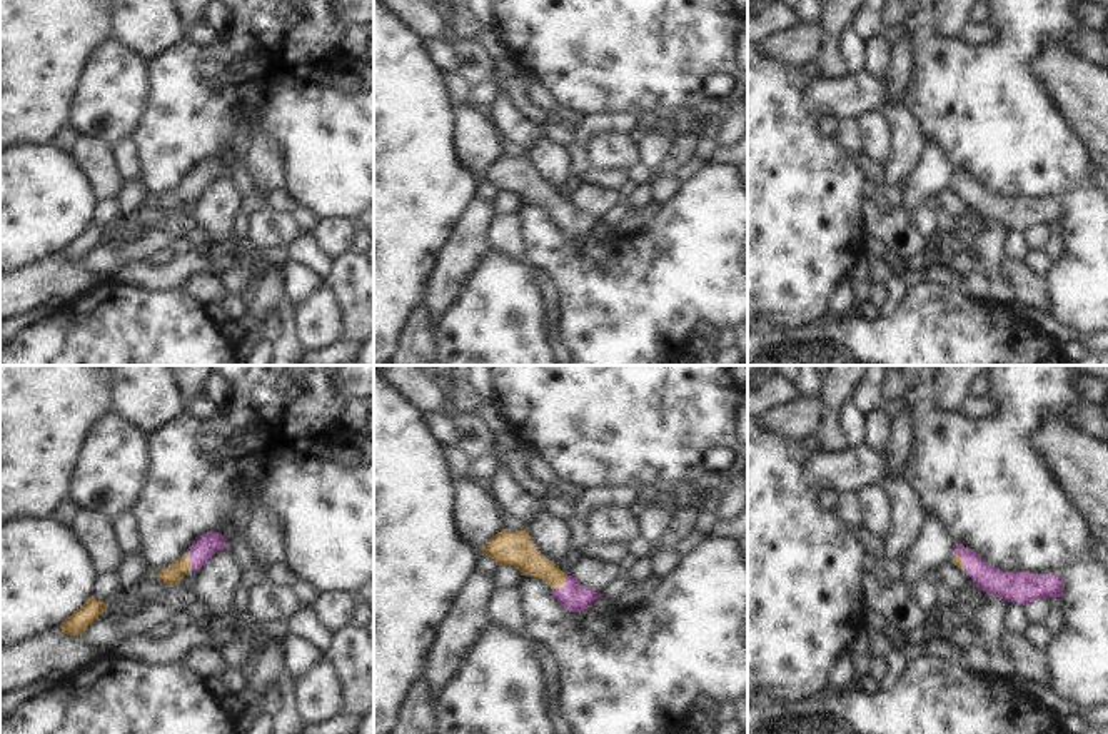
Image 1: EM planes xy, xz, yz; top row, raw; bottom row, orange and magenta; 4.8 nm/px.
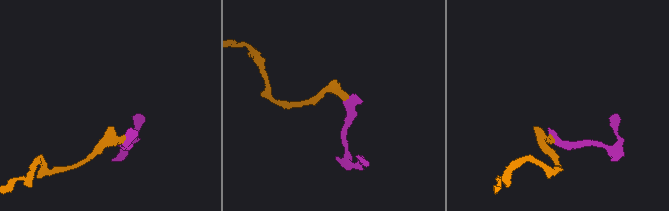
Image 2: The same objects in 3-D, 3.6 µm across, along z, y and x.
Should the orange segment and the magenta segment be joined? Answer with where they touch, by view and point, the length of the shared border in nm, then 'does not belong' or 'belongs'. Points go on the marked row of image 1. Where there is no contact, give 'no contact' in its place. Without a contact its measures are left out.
xz (561, 586) | 100 nm | belongs

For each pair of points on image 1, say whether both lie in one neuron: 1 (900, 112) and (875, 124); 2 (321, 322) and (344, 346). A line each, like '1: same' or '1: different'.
1: different
2: different

